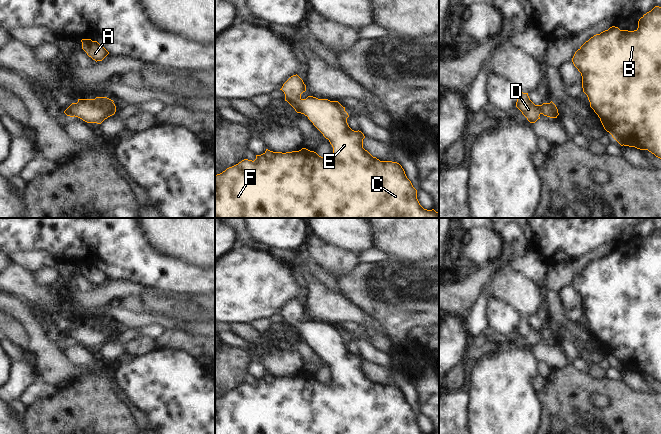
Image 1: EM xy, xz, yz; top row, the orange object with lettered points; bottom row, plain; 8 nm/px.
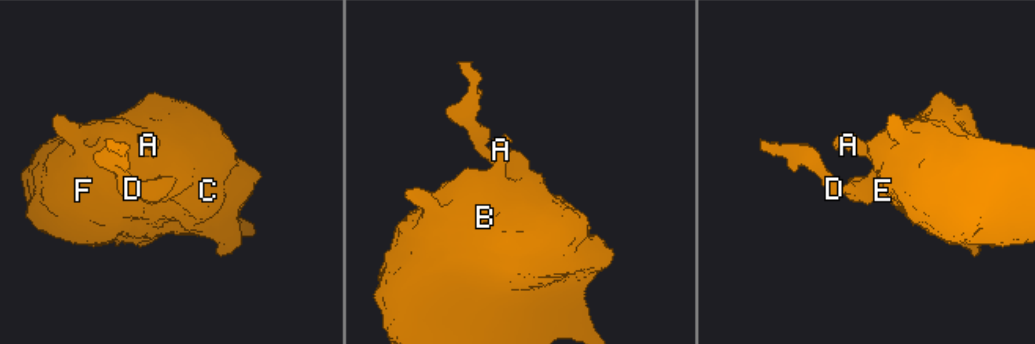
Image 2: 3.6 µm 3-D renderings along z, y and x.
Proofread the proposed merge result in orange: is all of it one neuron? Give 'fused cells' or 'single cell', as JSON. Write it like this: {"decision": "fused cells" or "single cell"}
{"decision": "single cell"}

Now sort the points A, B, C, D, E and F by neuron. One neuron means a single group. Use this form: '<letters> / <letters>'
A B C D E F

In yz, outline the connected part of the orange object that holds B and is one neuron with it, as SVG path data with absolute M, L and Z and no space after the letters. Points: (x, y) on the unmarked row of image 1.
M661 231L644 238L634 255L612 250L594 259L575 276L572 286L581 297L583 316L604 353L621 370L648 374L661 383Z

